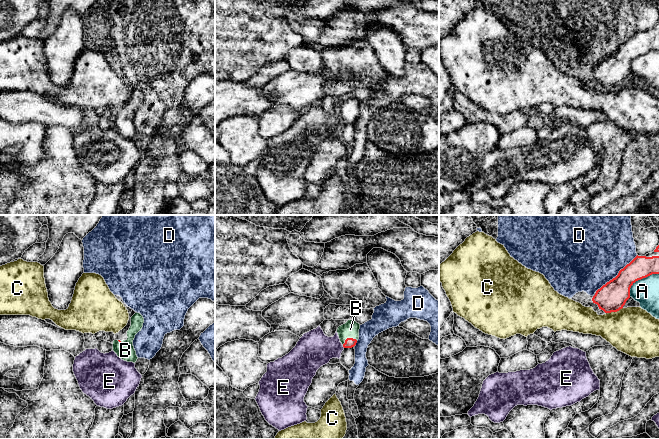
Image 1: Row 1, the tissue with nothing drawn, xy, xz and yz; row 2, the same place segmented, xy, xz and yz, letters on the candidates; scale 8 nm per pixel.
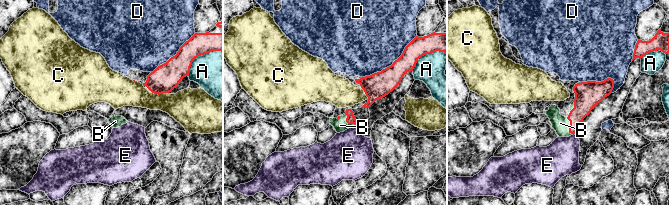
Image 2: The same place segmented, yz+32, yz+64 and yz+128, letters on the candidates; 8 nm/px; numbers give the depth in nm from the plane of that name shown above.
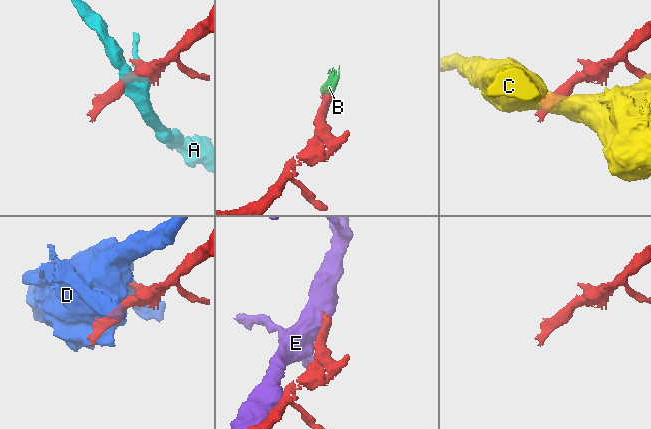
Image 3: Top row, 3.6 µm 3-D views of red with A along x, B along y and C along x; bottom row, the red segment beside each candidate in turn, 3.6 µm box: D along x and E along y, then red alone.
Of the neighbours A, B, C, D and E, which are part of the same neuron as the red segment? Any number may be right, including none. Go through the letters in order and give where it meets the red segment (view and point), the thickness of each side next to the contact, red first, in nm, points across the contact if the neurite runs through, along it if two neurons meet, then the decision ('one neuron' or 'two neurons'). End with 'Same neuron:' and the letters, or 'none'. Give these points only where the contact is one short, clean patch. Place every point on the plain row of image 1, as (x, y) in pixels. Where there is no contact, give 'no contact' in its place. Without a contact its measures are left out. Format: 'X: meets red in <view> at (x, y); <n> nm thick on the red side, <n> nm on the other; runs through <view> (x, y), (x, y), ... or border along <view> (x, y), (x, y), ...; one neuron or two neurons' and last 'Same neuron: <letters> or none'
A: meets red in yz at (639, 55); 220 nm thick on the red side, 200 nm on the other; two neurons
B: meets red in xz at (349, 114); 80 nm thick on the red side, 140 nm on the other; runs through xz (349, 118), (349, 114), (350, 105); one neuron
C: meets red in yz at (614, 87); 240 nm thick on the red side, 380 nm on the other; two neurons
D: meets red in yz at (617, 51); 240 nm thick on the red side, 480 nm on the other; two neurons
E: meets red in xz at (343, 122); 80 nm thick on the red side, 300 nm on the other; two neurons
Same neuron: B

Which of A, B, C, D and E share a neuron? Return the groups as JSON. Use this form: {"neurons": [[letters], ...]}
{"neurons": [["A"], ["B"], ["C"], ["D"], ["E"]]}

